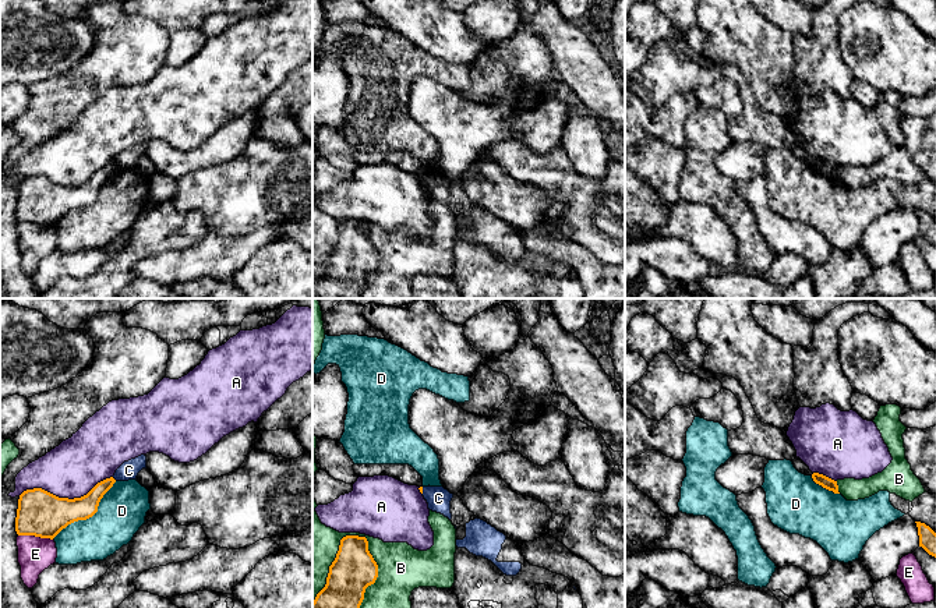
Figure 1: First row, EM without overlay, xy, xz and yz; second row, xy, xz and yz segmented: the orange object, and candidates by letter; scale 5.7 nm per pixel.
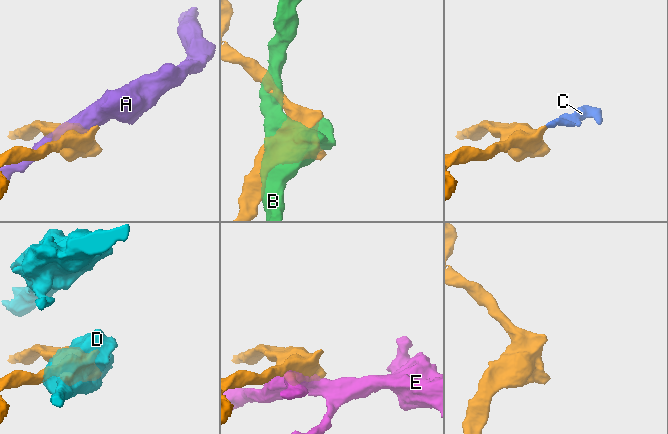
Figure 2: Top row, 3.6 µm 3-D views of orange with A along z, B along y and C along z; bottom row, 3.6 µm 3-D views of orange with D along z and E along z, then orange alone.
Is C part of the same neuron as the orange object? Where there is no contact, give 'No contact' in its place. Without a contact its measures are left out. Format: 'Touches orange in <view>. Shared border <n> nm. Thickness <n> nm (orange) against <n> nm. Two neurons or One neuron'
Touches orange in xy. Shared border 40 nm. Thickness 130 nm (orange) against 110 nm. Two neurons

